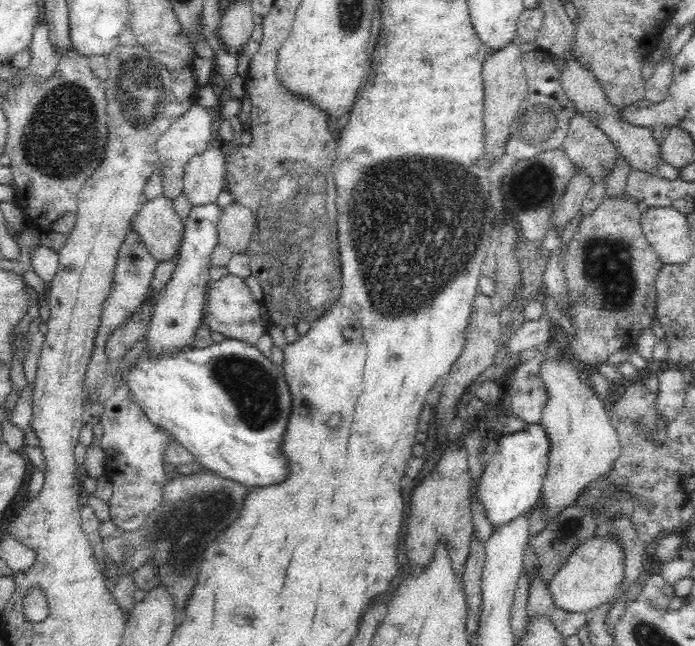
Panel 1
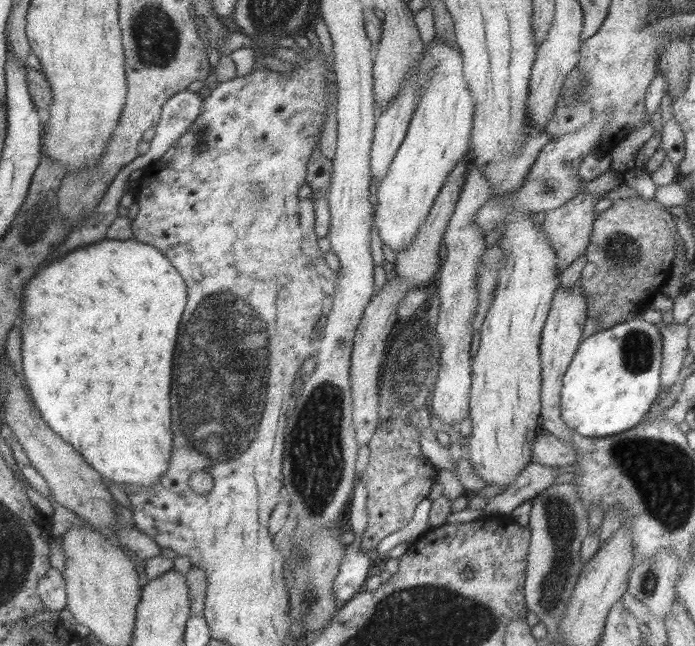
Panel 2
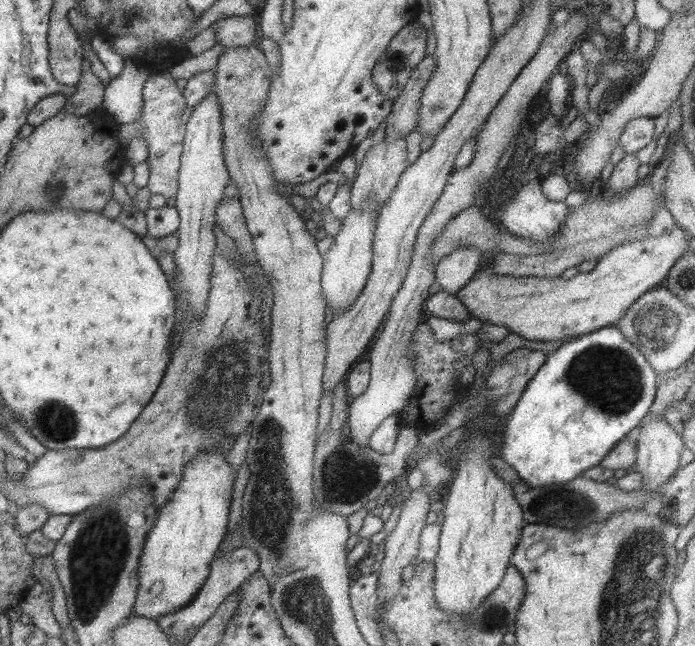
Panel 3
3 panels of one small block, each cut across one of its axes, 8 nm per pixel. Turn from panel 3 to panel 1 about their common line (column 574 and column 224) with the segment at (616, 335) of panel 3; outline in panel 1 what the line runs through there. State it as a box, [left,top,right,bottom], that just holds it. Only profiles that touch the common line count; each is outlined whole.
[116,337,290,487]

